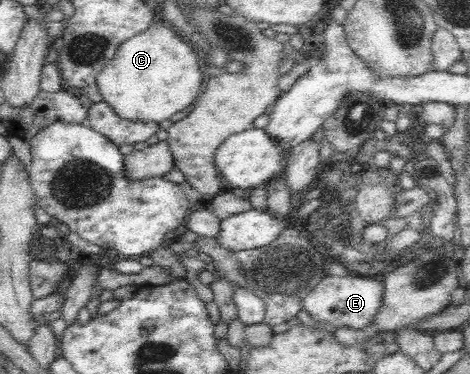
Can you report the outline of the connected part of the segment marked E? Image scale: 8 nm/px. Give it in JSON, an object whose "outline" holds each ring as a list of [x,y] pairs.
{"outline":[[[355,274],[347,277],[328,275],[305,297],[303,309],[310,313],[313,317],[313,322],[324,321],[324,323],[332,323],[336,327],[345,325],[346,327],[350,327],[350,329],[366,331],[375,322],[375,317],[378,315],[383,304],[383,295],[384,288],[381,278]]]}

